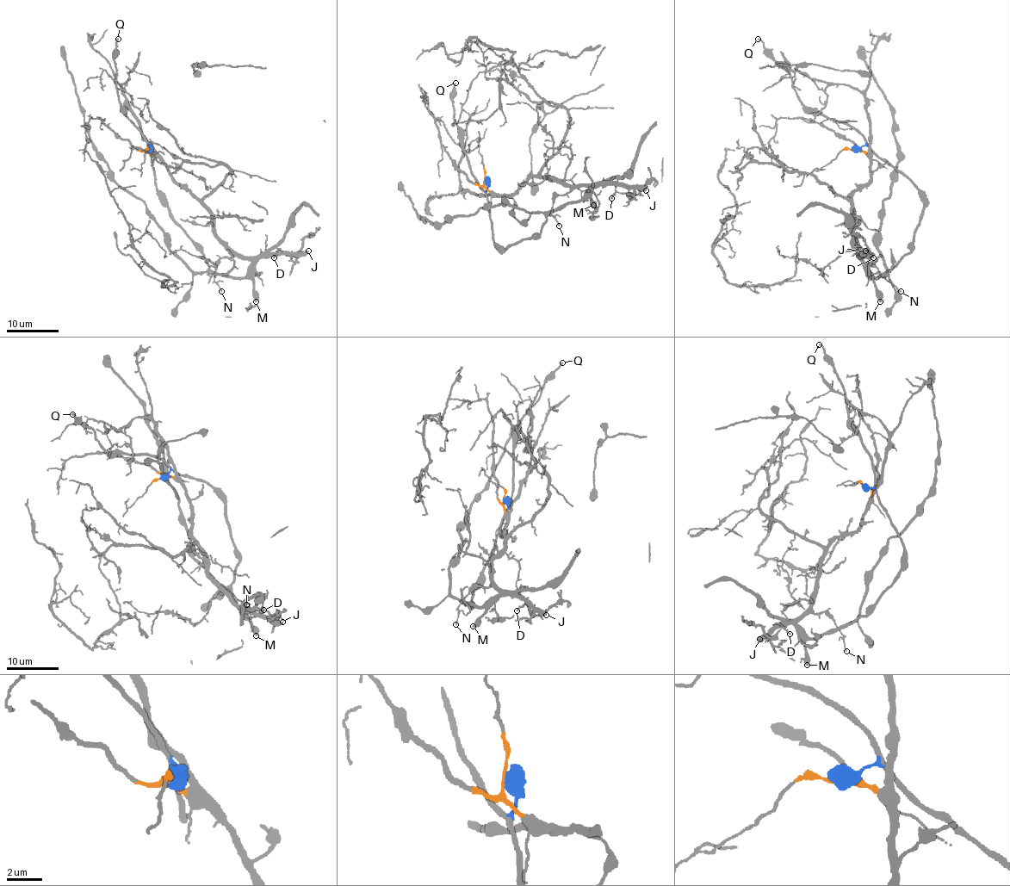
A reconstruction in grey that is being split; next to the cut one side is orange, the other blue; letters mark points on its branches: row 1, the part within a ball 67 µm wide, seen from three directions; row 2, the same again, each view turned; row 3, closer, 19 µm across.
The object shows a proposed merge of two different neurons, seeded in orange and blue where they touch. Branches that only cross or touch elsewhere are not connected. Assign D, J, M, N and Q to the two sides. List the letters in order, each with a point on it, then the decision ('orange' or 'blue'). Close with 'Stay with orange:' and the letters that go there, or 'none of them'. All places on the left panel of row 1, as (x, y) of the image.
D: at (274, 257); orange
J: at (308, 250); orange
M: at (256, 301); blue
N: at (221, 291); orange
Q: at (118, 39); blue
Stay with orange: D, J, N

